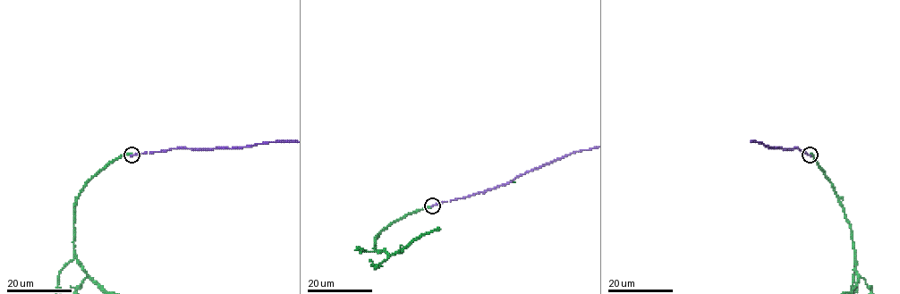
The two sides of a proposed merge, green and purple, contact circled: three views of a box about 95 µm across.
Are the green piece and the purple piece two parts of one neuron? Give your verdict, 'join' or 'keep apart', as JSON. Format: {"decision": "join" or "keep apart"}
{"decision": "keep apart"}

